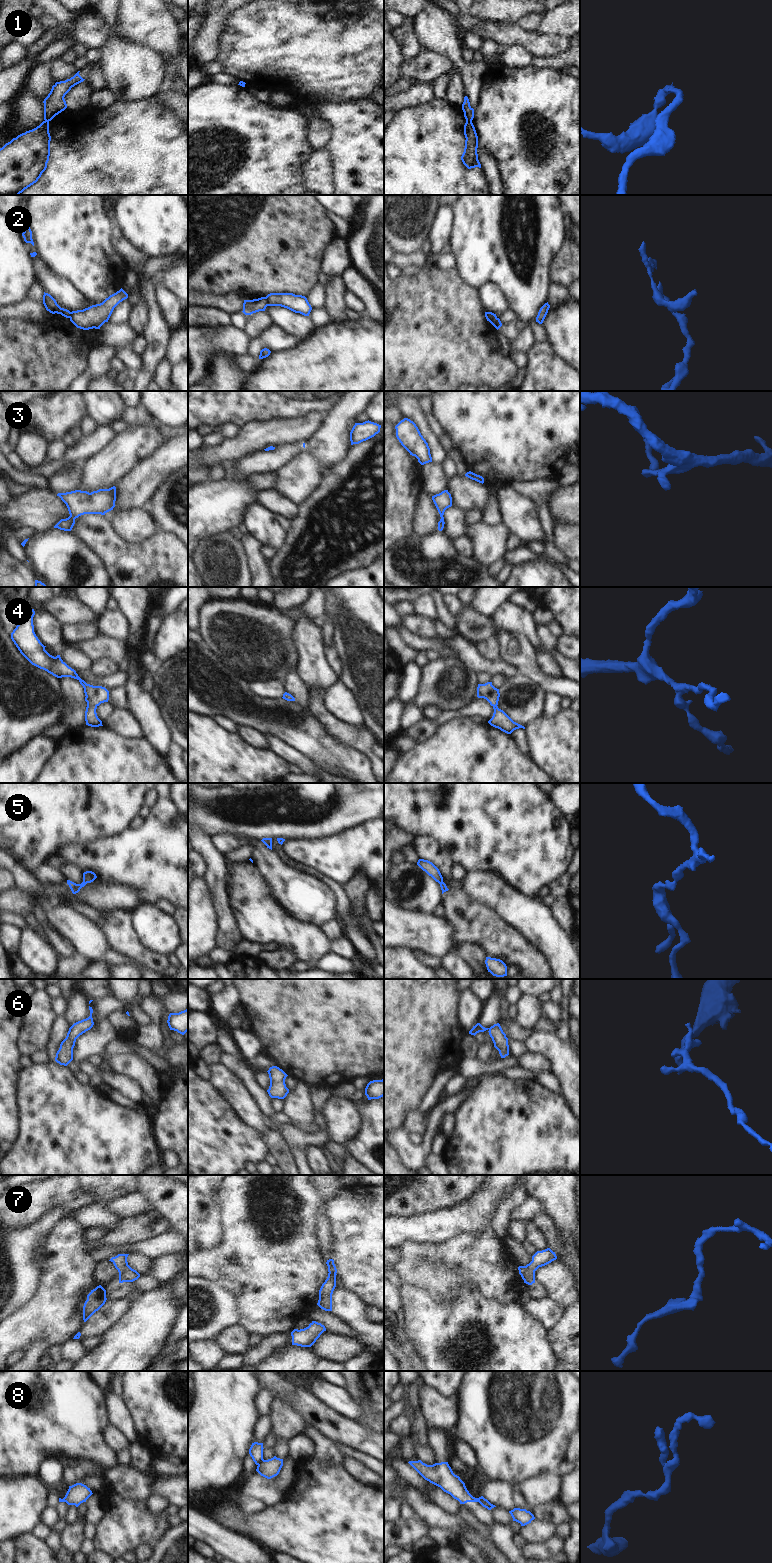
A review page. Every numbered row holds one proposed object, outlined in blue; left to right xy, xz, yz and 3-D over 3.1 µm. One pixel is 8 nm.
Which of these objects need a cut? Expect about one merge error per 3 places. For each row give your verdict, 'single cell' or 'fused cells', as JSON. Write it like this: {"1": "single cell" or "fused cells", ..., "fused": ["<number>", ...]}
{"1": "fused cells", "2": "fused cells", "3": "single cell", "4": "single cell", "5": "single cell", "6": "single cell", "7": "single cell", "8": "fused cells", "fused": ["1", "2", "8"]}

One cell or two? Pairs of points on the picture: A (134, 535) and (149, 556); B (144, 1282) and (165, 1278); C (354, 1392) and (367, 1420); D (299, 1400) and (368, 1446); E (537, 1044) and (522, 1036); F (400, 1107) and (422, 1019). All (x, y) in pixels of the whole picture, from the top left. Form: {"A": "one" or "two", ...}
{"A": "two", "B": "two", "C": "one", "D": "one", "E": "two", "F": "one"}

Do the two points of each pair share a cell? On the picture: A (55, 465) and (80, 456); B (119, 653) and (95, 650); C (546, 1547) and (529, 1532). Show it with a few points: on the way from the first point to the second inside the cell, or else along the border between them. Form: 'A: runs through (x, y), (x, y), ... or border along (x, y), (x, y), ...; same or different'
A: runs through (61, 462), (69, 456), (74, 456); same
B: runs through (113, 650), (101, 650); same
C: border along (554, 1534), (541, 1543), (529, 1544); different

